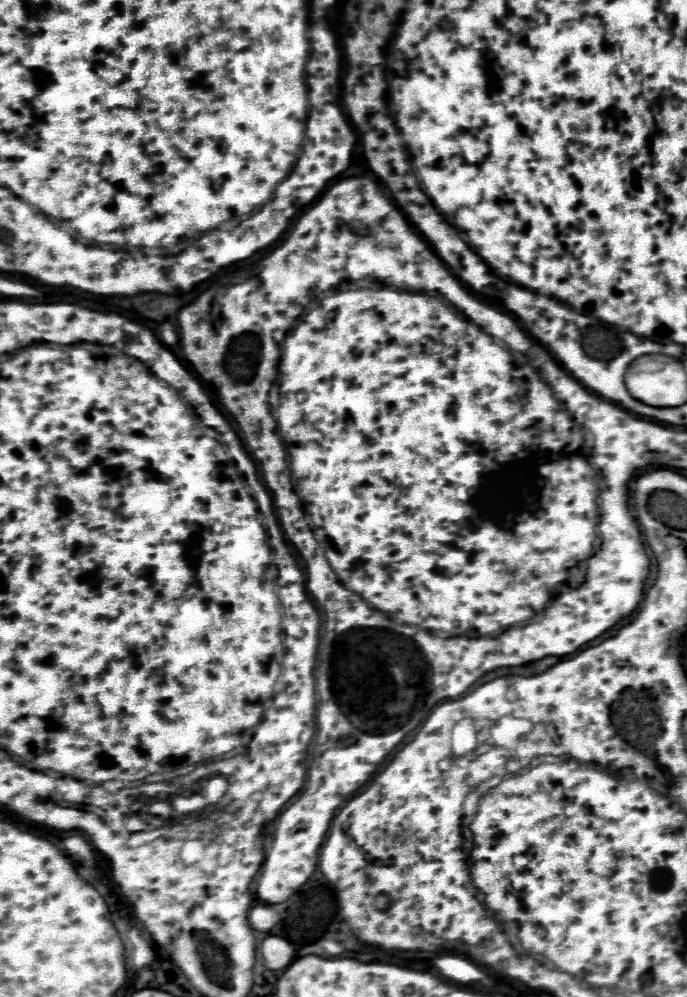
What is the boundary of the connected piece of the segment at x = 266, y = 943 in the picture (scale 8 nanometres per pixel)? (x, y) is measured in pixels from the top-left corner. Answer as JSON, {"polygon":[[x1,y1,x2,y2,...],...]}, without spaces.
{"polygon":[[268,934,258,948,264,966,270,970,284,970,294,960,294,946,276,934]]}

